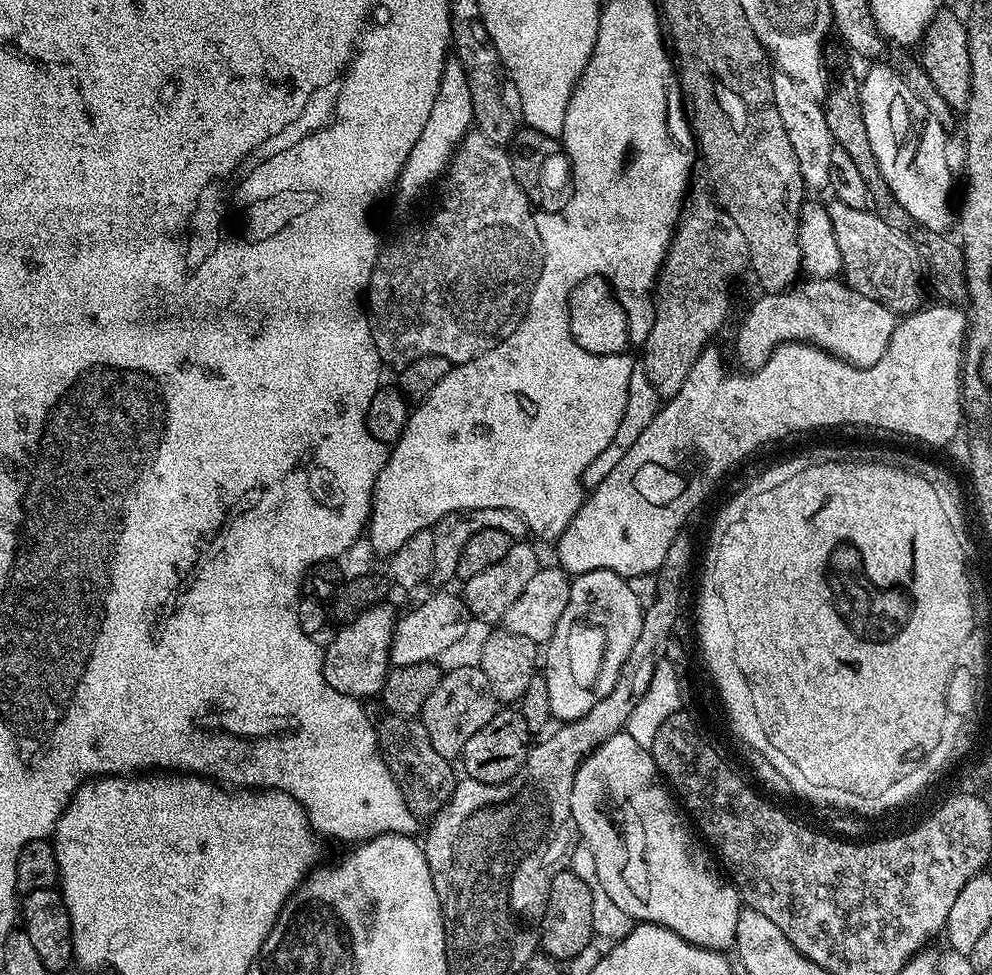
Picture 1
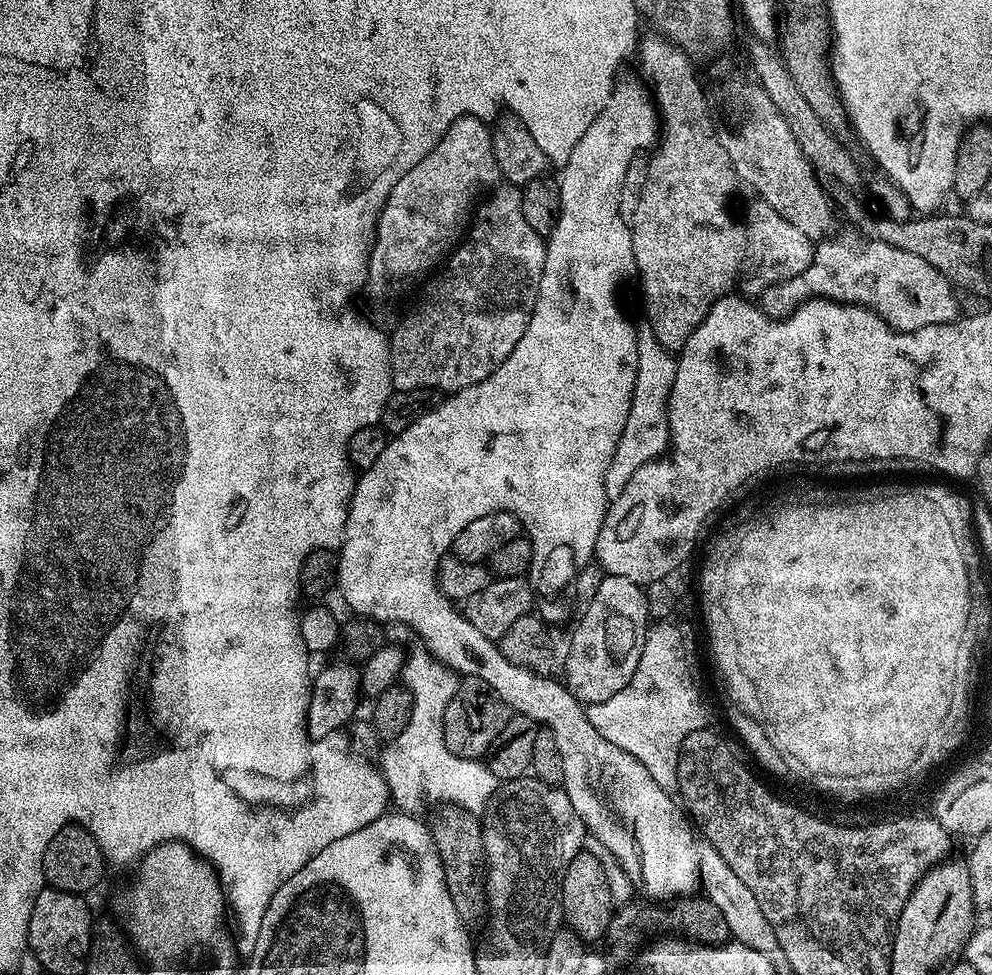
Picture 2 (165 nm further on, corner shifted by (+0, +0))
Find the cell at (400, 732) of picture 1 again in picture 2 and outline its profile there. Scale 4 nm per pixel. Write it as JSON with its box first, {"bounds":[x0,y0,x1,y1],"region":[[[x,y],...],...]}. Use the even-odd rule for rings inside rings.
{"bounds":[431,806,487,924],"region":[[[455,806],[441,809],[440,816],[431,823],[432,844],[443,866],[444,881],[450,892],[451,902],[466,924],[485,917],[487,901],[483,896],[483,887],[478,881],[478,873],[483,863],[483,829],[481,821],[470,812]]]}

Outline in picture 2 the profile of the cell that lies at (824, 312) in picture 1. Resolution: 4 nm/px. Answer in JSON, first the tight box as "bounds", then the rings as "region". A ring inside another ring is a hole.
{"bounds":[758,238,961,332],"region":[[[825,238],[815,245],[814,255],[806,266],[806,270],[802,270],[802,274],[798,274],[789,280],[783,280],[782,283],[770,286],[766,291],[760,293],[758,297],[758,307],[761,308],[767,316],[773,318],[789,316],[798,305],[805,304],[806,301],[817,298],[822,300],[836,300],[839,304],[861,304],[863,308],[869,308],[871,312],[876,313],[876,315],[879,316],[888,327],[894,329],[895,332],[913,332],[914,330],[922,330],[926,326],[950,324],[961,315],[960,308],[956,305],[955,294],[957,295],[957,293],[954,291],[953,285],[948,283],[948,280],[941,272],[934,270],[934,266],[930,266],[930,262],[925,262],[922,258],[918,258],[918,254],[910,254],[906,250],[898,250],[898,246],[890,246],[886,242],[878,242],[877,240],[865,239],[863,242],[860,242],[864,244],[847,244],[844,240],[831,239],[832,238]]]}

